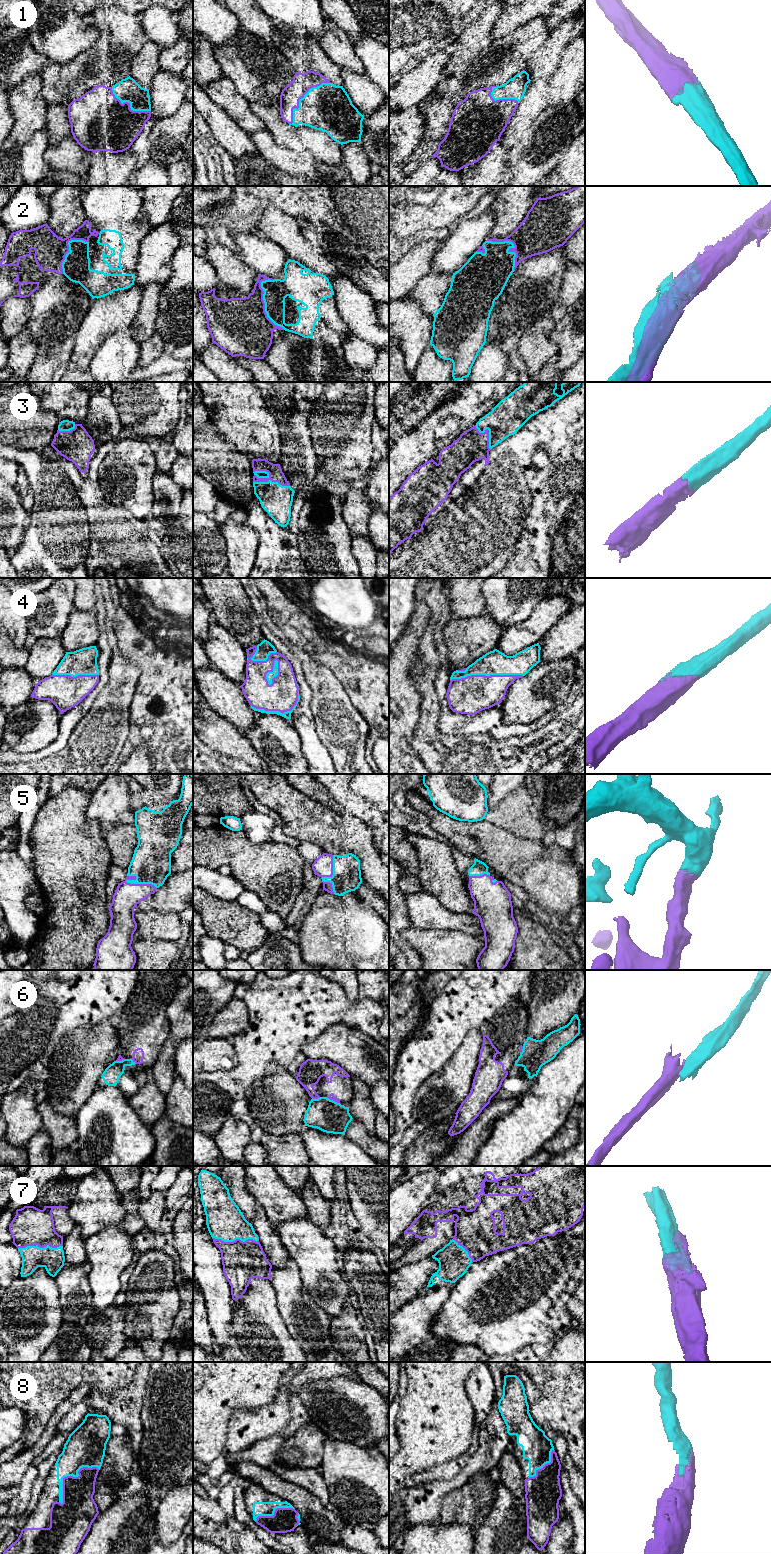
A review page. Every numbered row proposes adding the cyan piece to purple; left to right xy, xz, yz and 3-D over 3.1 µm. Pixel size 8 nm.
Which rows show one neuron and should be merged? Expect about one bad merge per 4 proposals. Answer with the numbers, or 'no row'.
1, 3, 4, 5, 7, 8

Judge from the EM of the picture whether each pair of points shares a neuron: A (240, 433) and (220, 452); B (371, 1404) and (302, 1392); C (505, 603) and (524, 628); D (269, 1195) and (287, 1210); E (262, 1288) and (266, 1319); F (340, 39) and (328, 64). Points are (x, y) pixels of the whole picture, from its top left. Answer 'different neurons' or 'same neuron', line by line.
A: different neurons
B: same neuron
C: different neurons
D: same neuron
E: same neuron
F: different neurons

